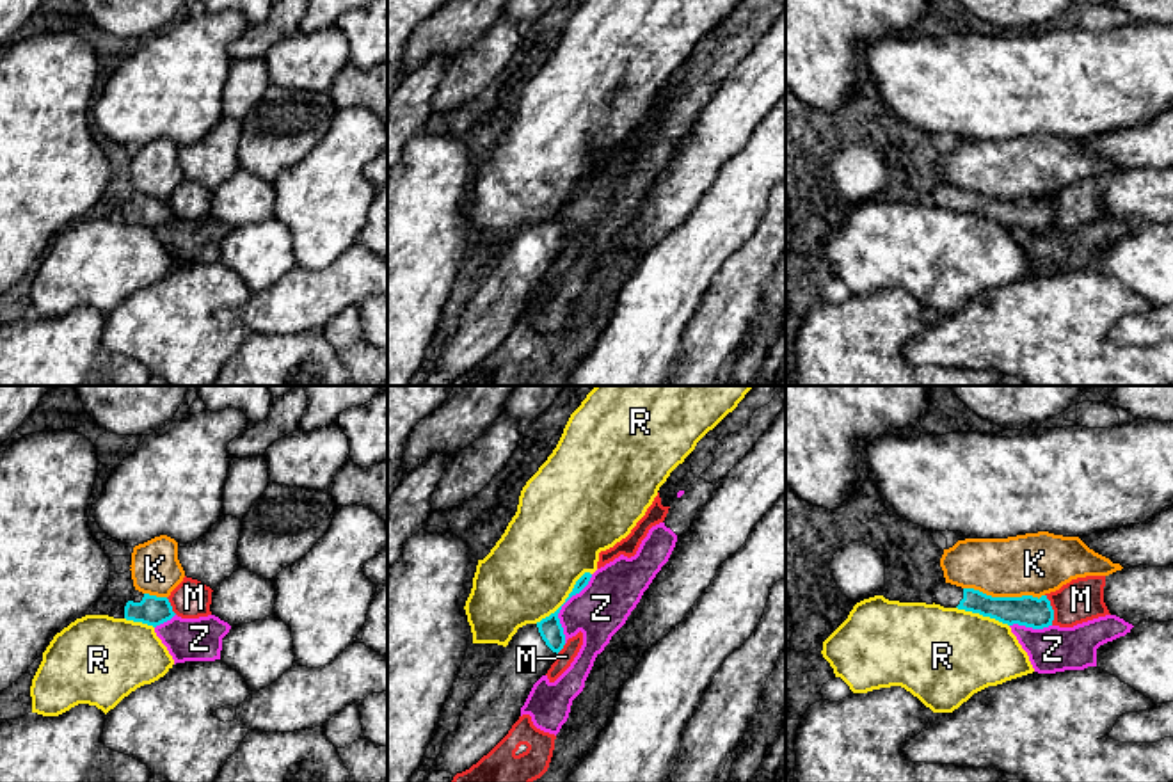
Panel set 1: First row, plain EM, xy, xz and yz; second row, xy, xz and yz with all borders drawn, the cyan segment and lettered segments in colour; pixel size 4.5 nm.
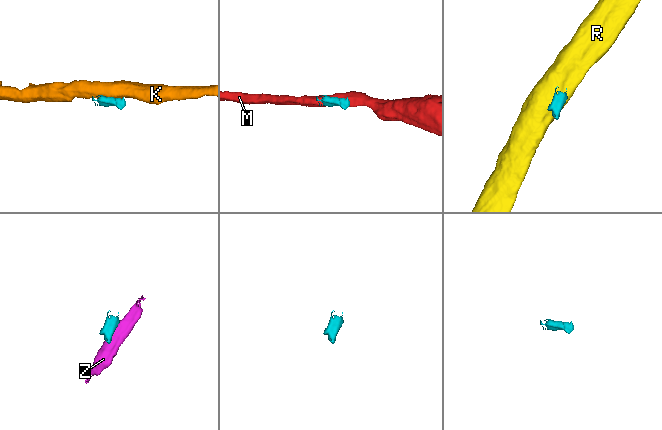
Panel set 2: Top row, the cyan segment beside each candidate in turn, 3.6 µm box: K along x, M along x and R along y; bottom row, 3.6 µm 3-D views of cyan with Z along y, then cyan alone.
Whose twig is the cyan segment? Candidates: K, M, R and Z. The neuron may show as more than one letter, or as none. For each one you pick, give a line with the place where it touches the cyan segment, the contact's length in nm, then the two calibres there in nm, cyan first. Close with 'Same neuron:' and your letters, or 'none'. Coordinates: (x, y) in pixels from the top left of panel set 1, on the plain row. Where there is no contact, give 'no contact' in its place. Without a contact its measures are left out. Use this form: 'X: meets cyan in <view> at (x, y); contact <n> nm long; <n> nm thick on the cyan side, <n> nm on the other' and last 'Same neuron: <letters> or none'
Same neuron: none

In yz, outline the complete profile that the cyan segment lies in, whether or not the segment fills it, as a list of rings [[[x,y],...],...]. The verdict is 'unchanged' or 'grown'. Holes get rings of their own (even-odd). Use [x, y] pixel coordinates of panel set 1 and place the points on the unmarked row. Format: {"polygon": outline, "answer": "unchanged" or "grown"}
{"polygon": [[[940,185],[933,190],[933,204],[944,210],[958,210],[1002,226],[1043,231],[1052,227],[1054,211],[1047,197],[1033,199],[992,199],[974,190],[962,190],[951,185]]], "answer": "grown"}

